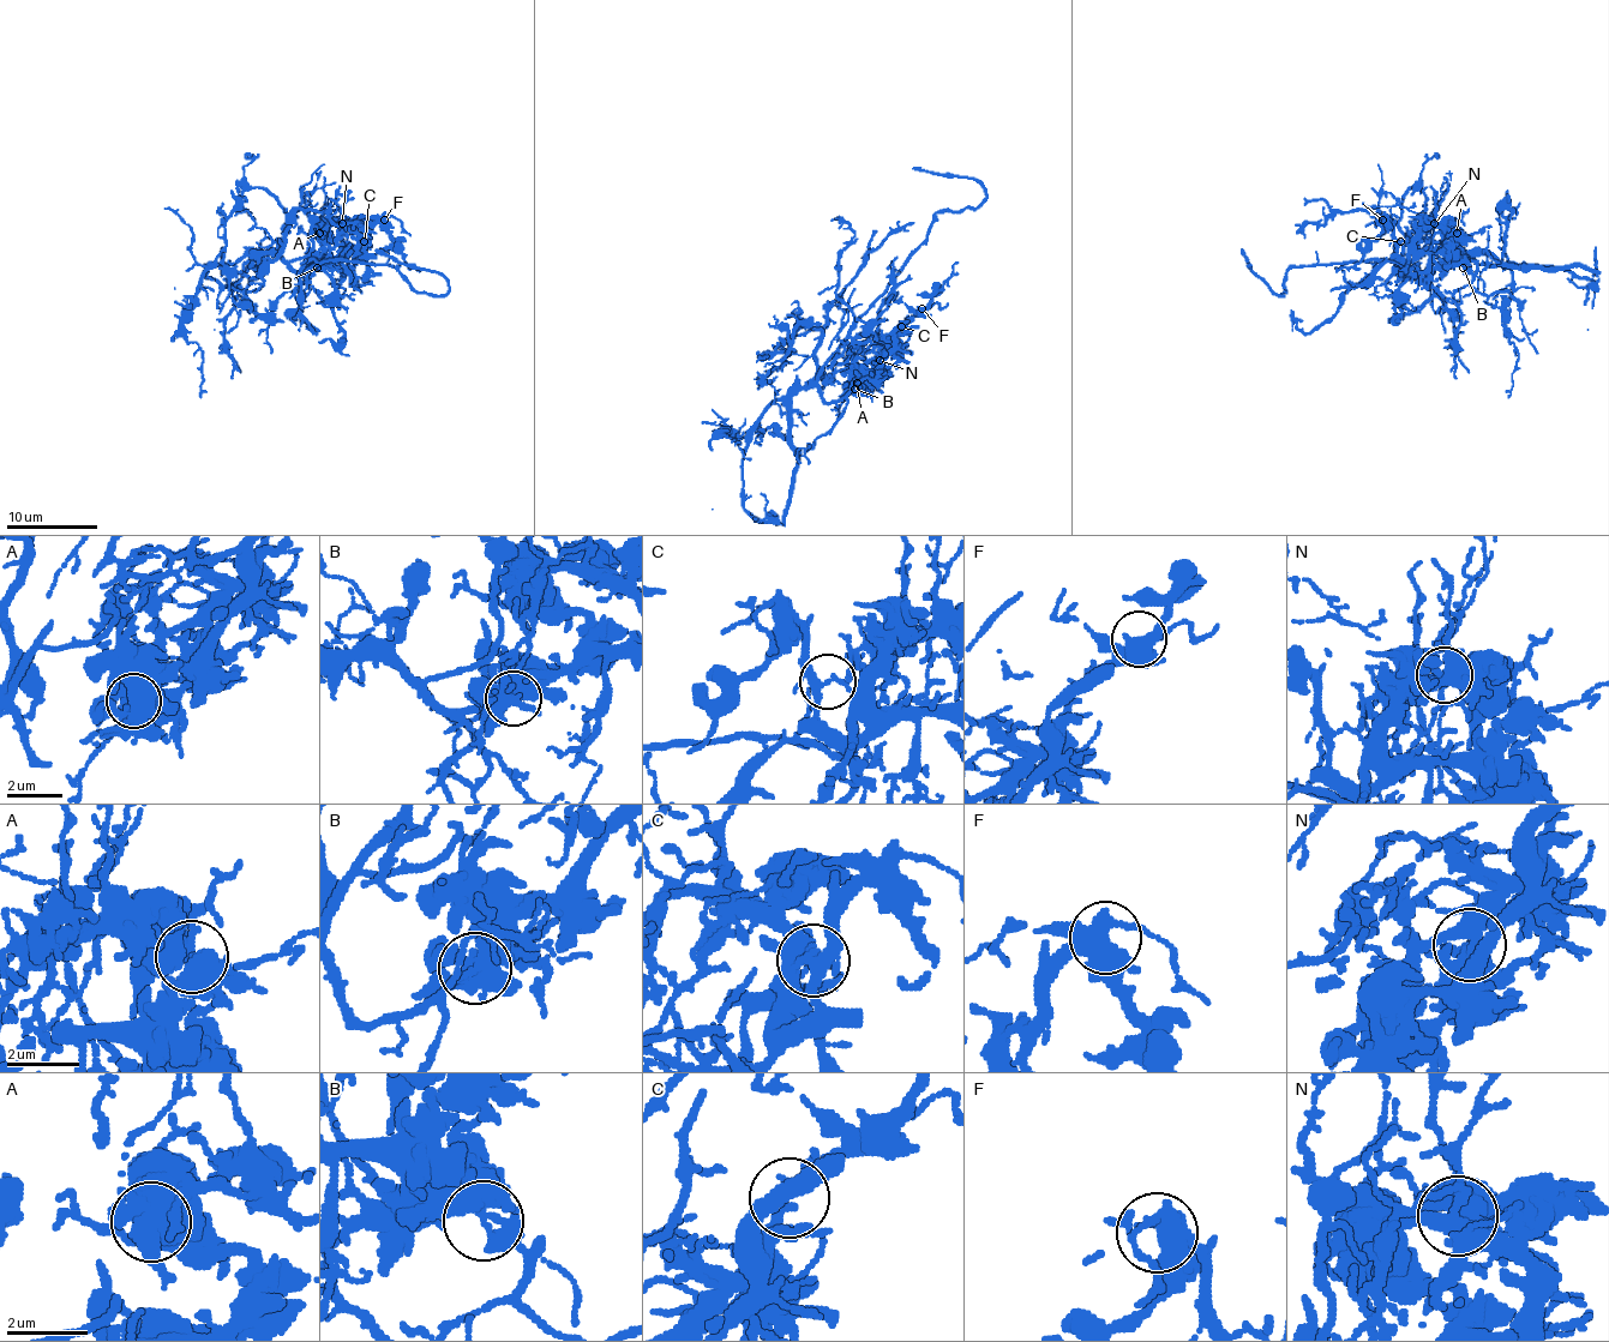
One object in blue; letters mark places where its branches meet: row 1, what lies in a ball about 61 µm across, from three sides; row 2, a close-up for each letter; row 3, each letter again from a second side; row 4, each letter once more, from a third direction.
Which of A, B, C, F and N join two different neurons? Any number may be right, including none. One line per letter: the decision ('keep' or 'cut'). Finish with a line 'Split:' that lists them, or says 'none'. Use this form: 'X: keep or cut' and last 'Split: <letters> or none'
A: keep
B: cut
C: keep
F: keep
N: keep
Split: B

